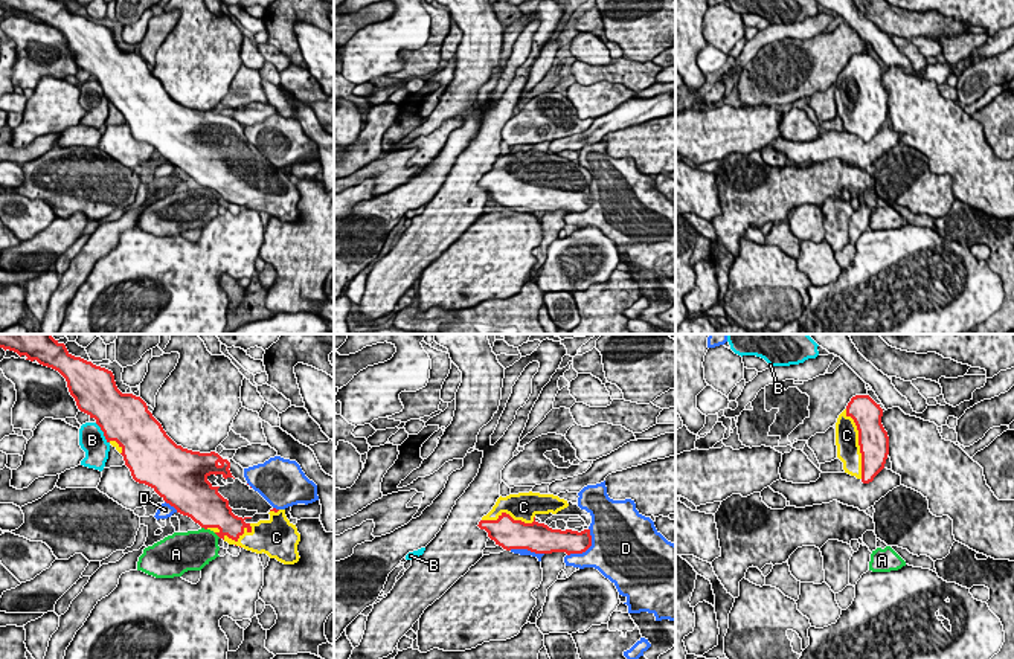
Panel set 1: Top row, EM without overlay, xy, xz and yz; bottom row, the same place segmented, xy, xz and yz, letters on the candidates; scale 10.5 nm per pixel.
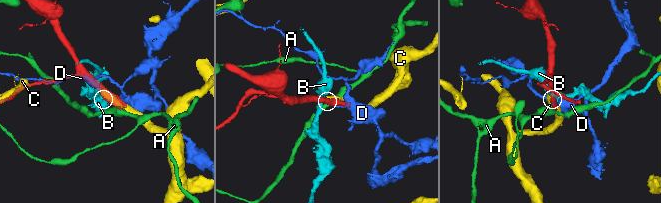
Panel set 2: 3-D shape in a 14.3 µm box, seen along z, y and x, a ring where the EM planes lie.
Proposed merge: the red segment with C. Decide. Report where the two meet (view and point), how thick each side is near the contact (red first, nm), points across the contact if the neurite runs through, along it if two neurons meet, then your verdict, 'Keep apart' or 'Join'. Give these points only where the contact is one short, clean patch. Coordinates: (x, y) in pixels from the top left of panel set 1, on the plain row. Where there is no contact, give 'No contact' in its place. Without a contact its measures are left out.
Touches red at yz (859, 102). Thickness 320 nm (red) against 260 nm. Join

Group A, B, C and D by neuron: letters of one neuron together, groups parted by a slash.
A / B / C / D

